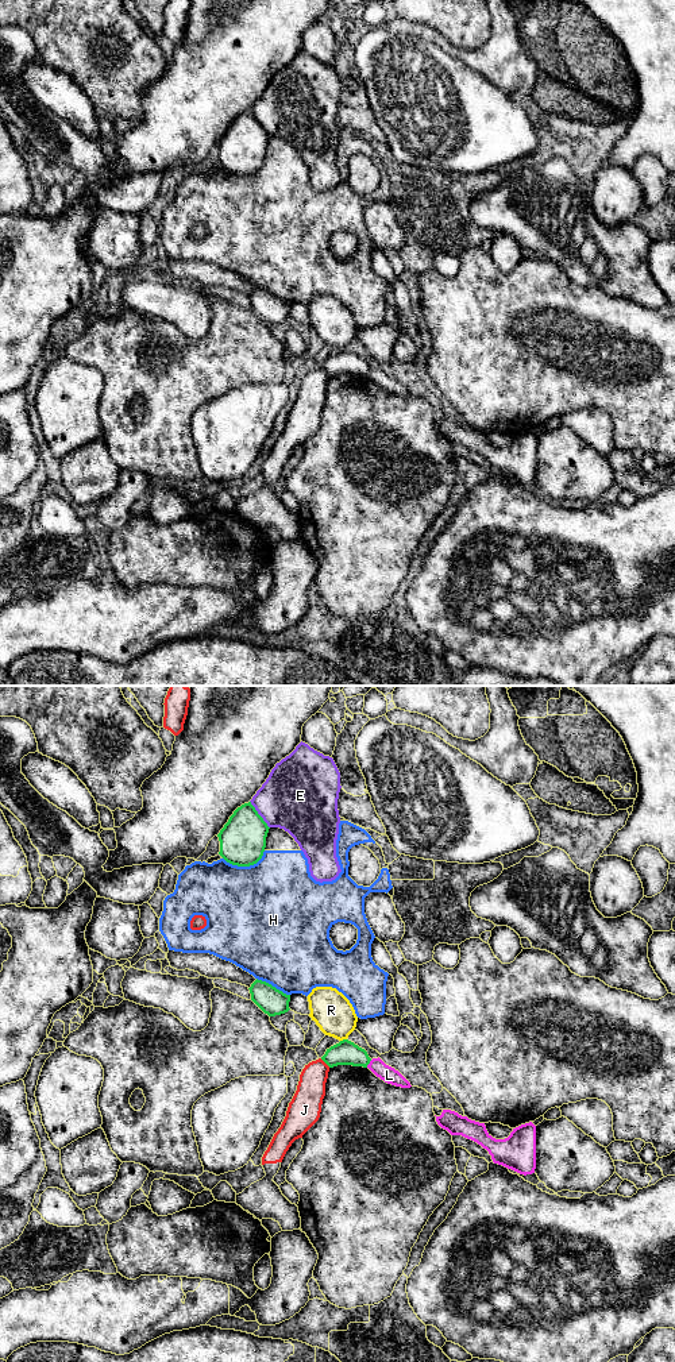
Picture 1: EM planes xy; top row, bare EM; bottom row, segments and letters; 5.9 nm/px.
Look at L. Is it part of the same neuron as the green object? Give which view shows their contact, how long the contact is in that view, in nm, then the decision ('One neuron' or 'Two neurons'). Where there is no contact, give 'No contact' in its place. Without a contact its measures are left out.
Touches green in xy. Shared border 60 nm. Two neurons

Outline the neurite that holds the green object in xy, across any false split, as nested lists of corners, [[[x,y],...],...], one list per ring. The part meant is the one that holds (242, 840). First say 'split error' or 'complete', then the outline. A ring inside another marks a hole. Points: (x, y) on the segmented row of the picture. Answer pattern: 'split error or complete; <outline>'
complete; [[[251,802],[242,805],[217,834],[219,854],[232,865],[256,864],[263,856],[269,829]]]

